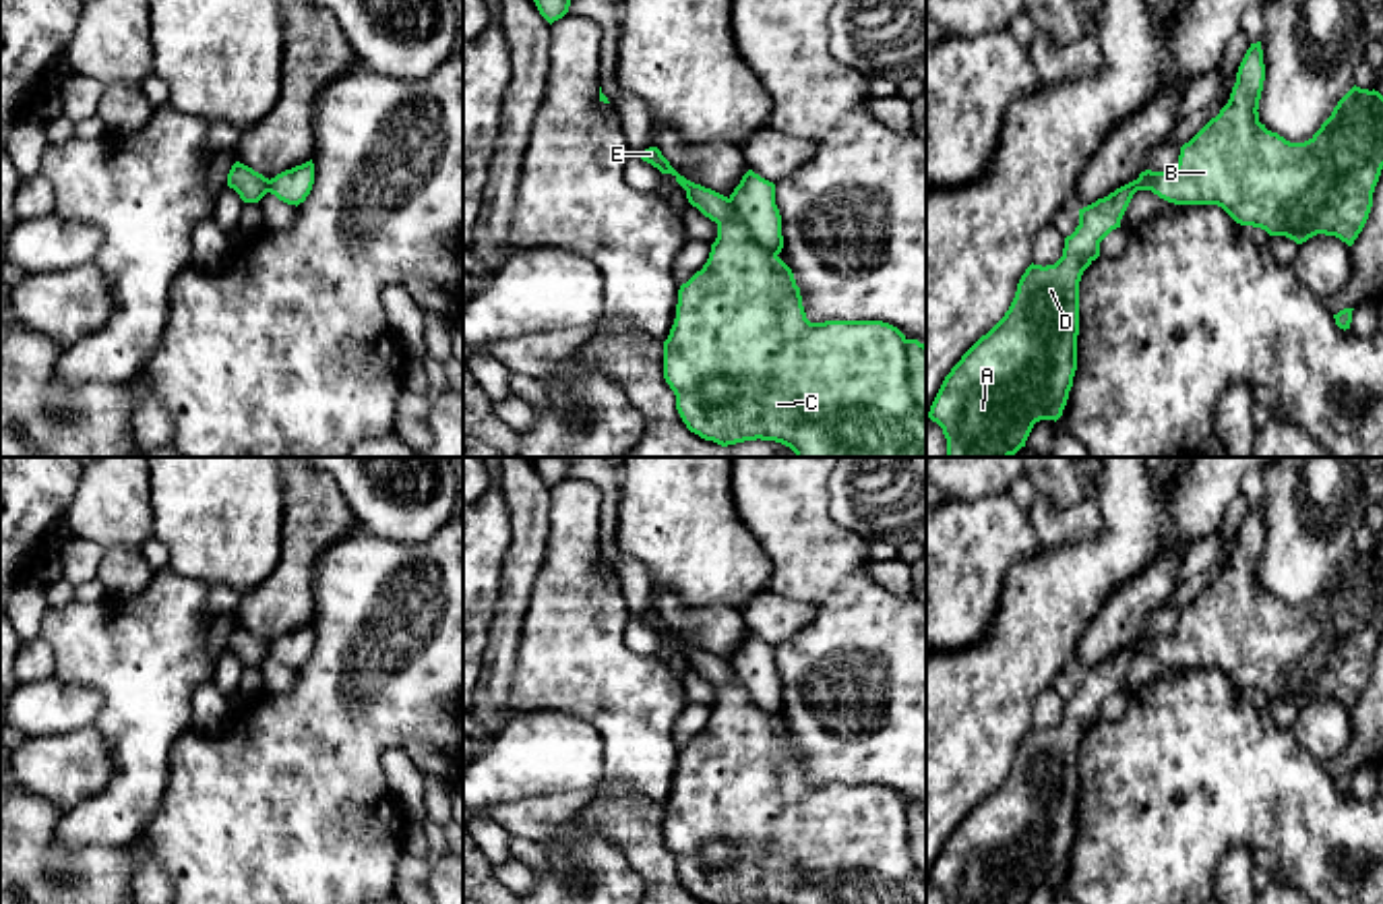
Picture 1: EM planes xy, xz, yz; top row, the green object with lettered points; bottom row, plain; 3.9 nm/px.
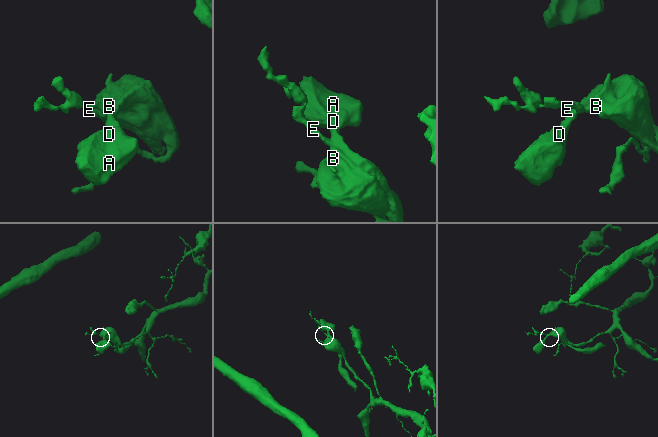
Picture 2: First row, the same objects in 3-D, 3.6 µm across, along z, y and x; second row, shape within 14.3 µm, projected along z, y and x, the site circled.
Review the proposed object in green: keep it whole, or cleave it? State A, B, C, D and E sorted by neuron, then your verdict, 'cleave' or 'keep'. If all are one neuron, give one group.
groups A D / B C E; cleave

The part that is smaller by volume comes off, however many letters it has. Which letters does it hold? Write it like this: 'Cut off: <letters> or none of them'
Cut off: B, C, E

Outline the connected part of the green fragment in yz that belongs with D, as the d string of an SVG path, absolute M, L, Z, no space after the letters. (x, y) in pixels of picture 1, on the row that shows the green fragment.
M1137 180L1079 209L1079 225L1065 238L1054 265L1029 265L1005 317L982 335L945 376L928 418L943 428L947 457L1011 457L1040 420L1058 420L1077 370L1079 281L1100 257L1100 242L1116 228L1137 192Z

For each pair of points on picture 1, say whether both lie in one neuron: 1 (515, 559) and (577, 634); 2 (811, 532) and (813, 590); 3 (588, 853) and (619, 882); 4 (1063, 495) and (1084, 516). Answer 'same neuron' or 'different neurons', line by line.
1: different neurons
2: same neuron
3: same neuron
4: different neurons

